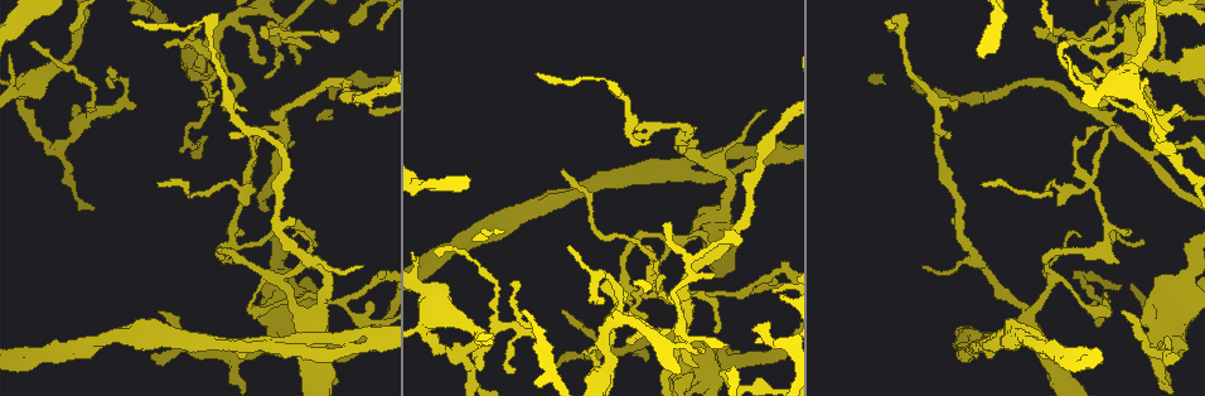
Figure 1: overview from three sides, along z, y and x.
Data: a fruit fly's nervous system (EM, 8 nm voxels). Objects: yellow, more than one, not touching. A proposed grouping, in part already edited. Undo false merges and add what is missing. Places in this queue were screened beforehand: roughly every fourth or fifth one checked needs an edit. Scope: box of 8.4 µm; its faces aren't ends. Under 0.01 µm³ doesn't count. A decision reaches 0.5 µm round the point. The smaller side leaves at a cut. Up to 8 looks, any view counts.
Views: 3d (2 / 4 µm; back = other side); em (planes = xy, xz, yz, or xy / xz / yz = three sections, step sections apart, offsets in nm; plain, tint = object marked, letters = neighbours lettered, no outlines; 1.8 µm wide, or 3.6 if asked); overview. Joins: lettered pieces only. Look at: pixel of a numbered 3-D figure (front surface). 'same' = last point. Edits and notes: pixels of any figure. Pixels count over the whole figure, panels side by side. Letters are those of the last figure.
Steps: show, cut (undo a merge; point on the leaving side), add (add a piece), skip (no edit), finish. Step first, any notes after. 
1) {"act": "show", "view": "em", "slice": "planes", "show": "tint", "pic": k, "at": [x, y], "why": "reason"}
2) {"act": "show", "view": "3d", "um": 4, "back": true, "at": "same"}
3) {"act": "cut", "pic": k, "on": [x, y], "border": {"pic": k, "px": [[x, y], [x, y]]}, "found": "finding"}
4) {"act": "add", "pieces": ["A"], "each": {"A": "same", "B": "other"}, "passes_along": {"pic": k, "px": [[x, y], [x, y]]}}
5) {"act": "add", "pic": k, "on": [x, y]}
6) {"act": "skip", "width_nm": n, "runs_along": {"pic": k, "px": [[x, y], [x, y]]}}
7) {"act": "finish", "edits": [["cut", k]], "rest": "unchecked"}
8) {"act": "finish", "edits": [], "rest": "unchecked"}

{"act": "show", "view": "em", "slice": "planes", "show": "letters", "pic": 1, "at": [125, 85], "why": "sharp bend"}

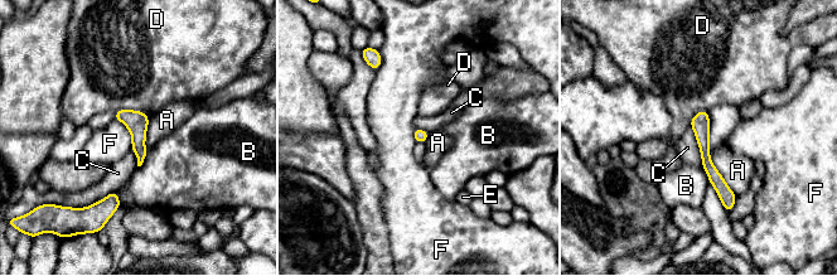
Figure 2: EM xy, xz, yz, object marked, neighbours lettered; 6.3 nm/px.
{"act": "skip", "width_nm": 80, "each": {"A": "other", "B": "other", "C": "other", "D": "other", "E": "other", "F": "other"}, "border": {"pic": 2, "px": [[115, 119], [129, 131], [131, 148]]}, "found": "continuous, no second neuron"}

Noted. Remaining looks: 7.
{"act": "show", "view": "3d", "um": 2, "back": true, "pic": 1, "at": [680, 327]}

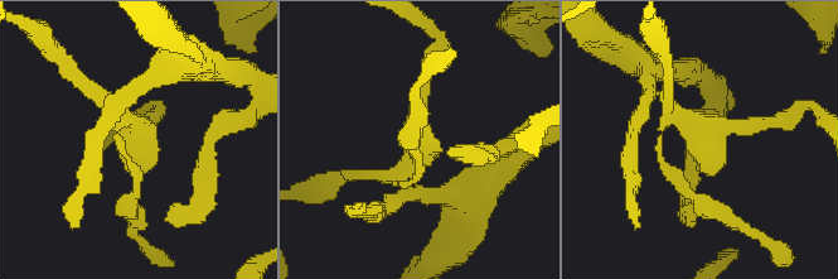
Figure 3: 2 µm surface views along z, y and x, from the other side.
{"act": "show", "view": "em", "slice": "planes", "show": "plain", "pic": 3, "at": [422, 146], "why": "shape alone is not enough"}

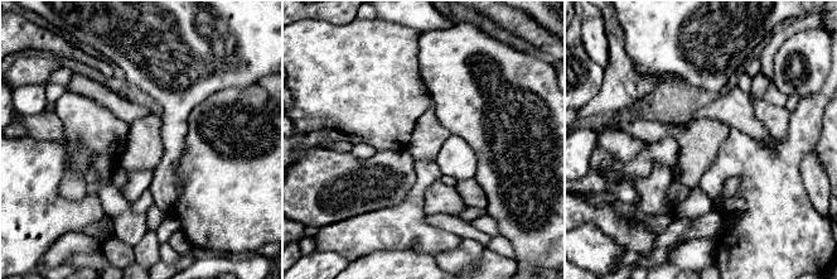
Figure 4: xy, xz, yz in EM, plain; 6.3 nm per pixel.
{"act": "show", "view": "em", "slice": "planes", "show": "letters", "at": "same"}

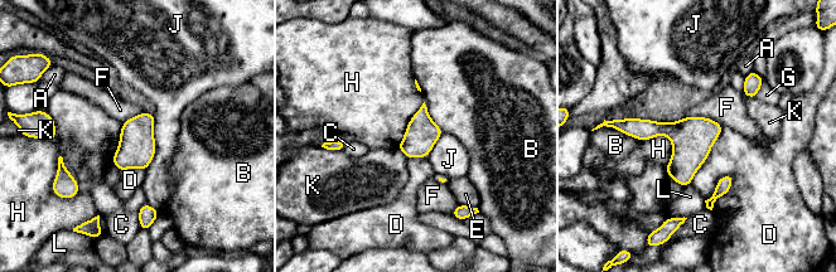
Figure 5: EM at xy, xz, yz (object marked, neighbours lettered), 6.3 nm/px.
{"act": "skip", "each": {"A": "other", "B": "other", "C": "other", "D": "other", "E": "other", "F": "other", "G": "other", "H": "other", "J": "other", "K": "other", "L": "other"}, "found": "all the same neuron"}

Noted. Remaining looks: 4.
{"act": "show", "view": "em", "slice": "planes", "show": "plain", "pic": 1, "at": [252, 300]}

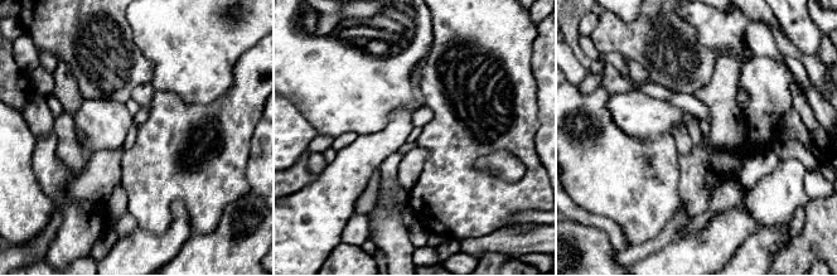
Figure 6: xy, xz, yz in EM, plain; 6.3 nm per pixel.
{"act": "show", "view": "em", "slice": "planes", "show": "letters", "at": "same", "why": "see the neighbours"}

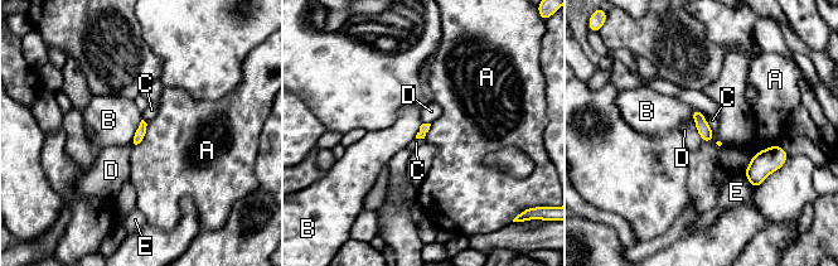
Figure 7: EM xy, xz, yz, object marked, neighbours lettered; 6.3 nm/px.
{"act": "skip", "each": {"A": "other", "B": "other", "C": "other", "D": "other", "E": "other"}, "found": "one neuron here"}

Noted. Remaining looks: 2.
{"act": "finish", "edits": [], "rest": "unchecked"}

